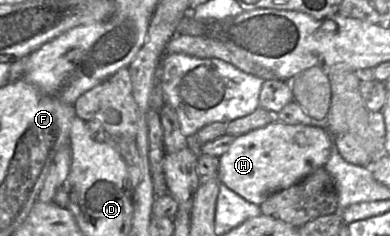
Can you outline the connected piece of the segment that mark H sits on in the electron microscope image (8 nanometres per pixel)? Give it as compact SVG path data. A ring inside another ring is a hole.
M274 120L264 127L235 137L226 153L219 157L217 177L220 182L250 203L262 204L271 194L284 190L320 167L331 154L333 136L327 129L315 125L290 125Z

